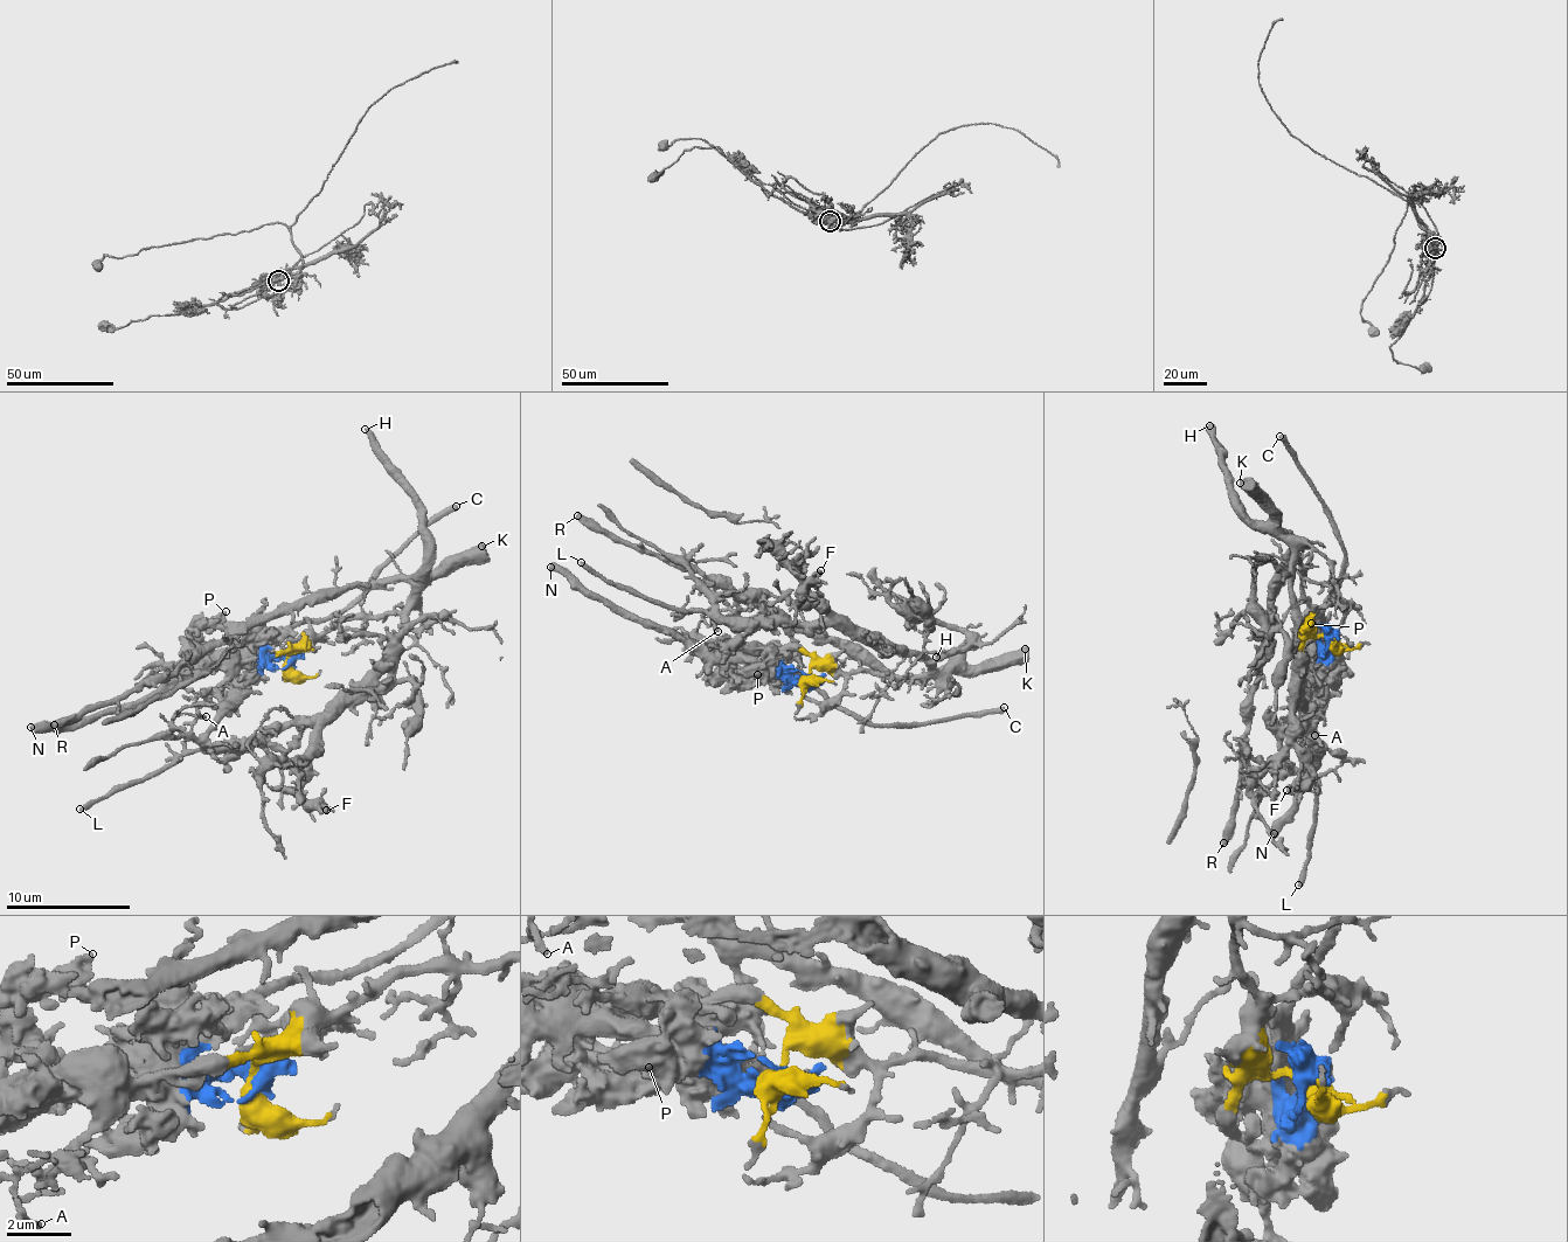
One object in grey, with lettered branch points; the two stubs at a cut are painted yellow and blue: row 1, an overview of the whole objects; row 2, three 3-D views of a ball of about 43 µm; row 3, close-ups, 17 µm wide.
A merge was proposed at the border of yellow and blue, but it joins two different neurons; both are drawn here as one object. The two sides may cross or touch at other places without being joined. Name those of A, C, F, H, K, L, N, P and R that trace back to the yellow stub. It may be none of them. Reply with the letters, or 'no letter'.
A, F, H, K, L, R

